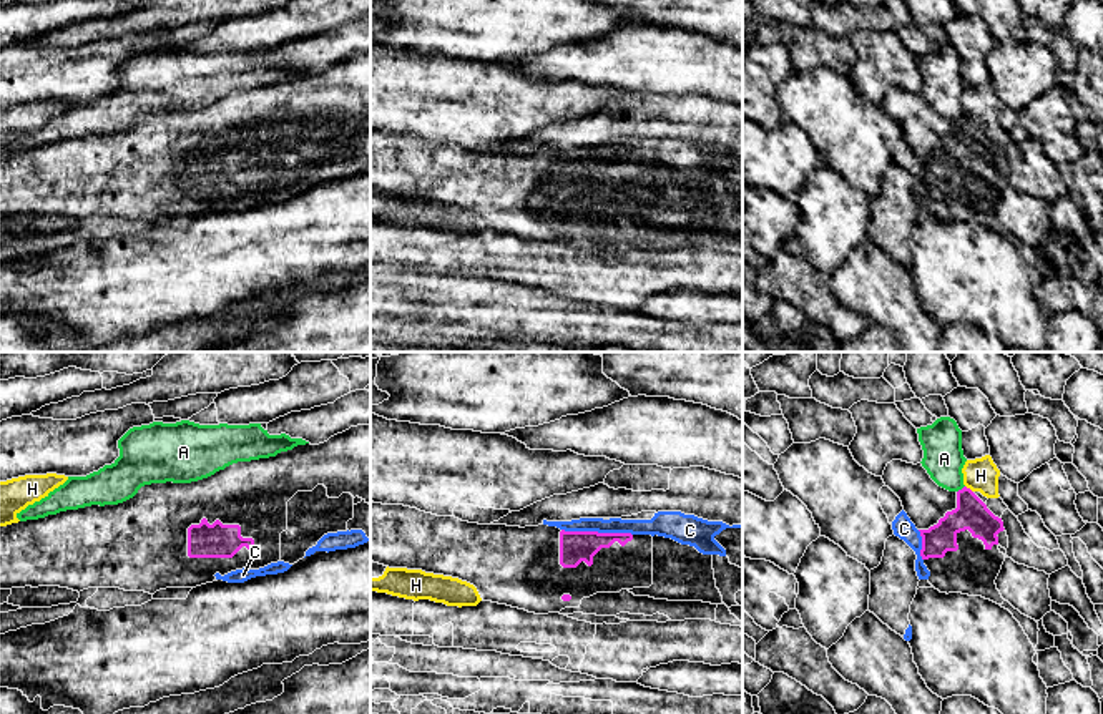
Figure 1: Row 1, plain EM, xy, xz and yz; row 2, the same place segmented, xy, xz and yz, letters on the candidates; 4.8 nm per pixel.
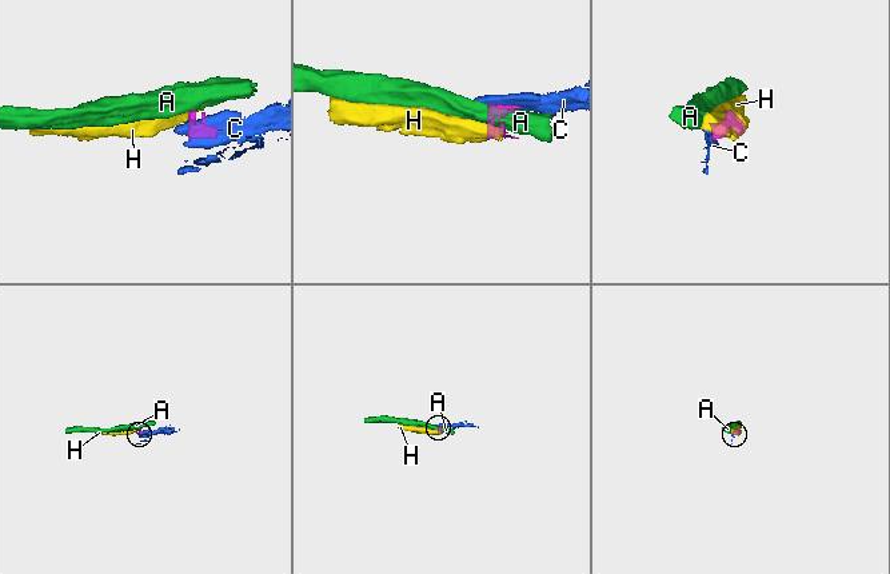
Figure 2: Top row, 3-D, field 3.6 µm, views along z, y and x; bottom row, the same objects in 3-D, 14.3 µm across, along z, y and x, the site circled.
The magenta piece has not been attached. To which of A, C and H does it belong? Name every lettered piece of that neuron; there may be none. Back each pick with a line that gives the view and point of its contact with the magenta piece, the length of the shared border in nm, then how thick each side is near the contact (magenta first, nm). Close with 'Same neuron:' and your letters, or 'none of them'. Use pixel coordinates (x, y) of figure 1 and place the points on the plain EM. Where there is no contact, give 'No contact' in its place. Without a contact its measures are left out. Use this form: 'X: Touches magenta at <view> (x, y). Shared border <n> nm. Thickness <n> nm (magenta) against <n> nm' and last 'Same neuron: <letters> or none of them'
C: Touches magenta at xz (597, 160). Shared border 340 nm. Thickness 160 nm (magenta) against 80 nm
Same neuron: C

